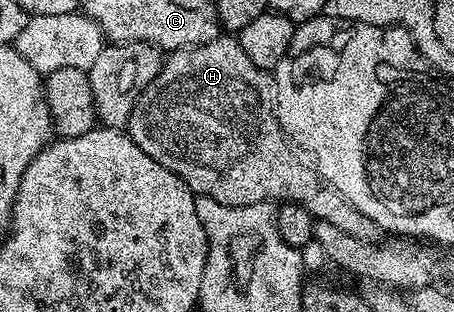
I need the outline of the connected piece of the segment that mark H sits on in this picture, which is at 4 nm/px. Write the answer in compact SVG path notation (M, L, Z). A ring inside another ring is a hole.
M220 37L200 47L183 47L163 60L163 68L139 94L125 128L126 134L153 161L165 165L196 196L204 195L227 206L257 205L258 202L299 203L316 221L337 225L351 237L376 238L381 228L365 217L353 201L349 201L329 181L319 176L310 162L302 163L287 134L281 129L275 113L275 76L257 69L241 49L238 38Z

